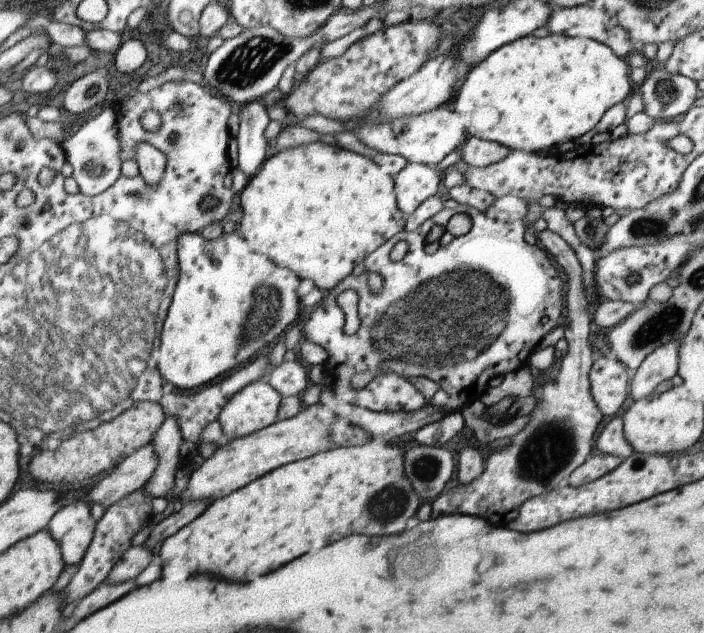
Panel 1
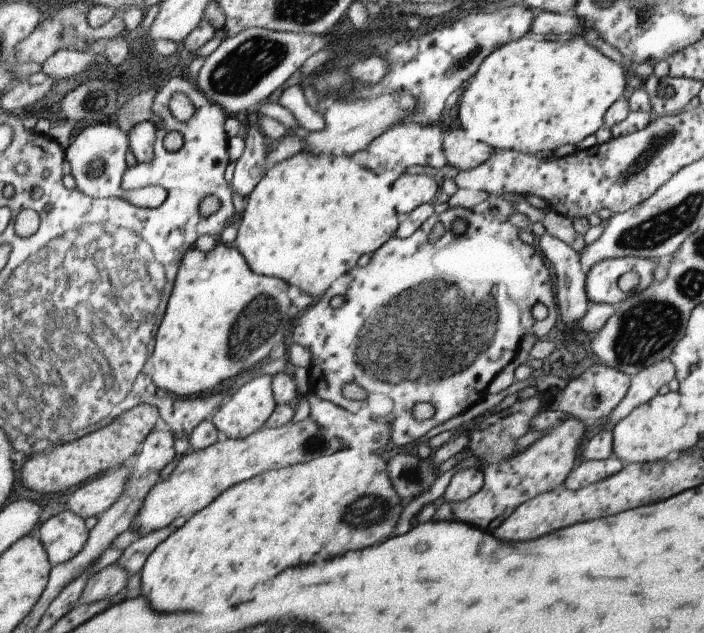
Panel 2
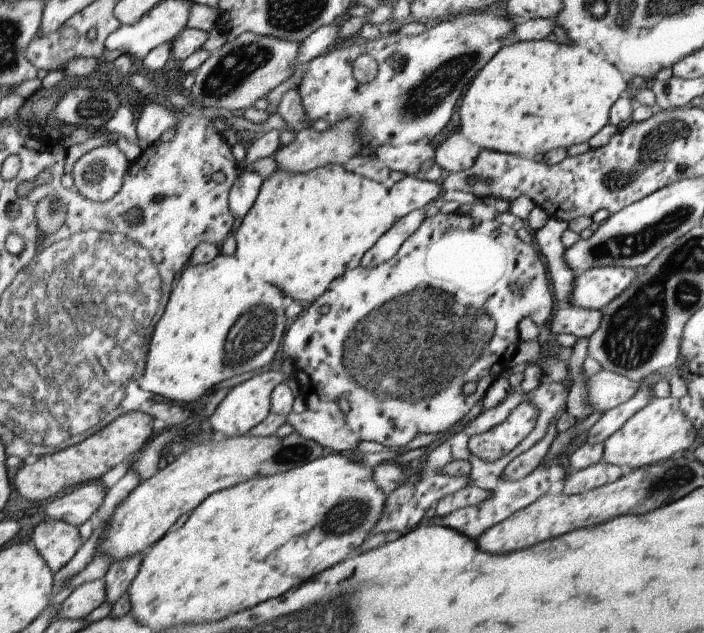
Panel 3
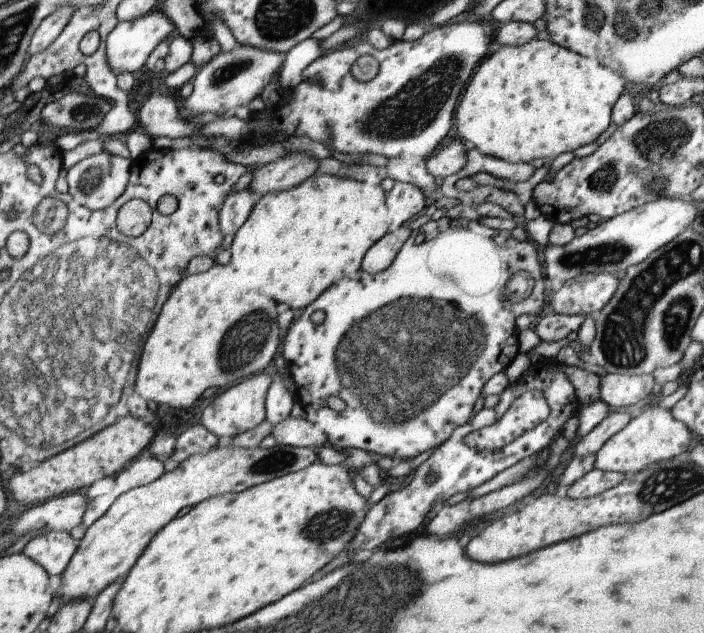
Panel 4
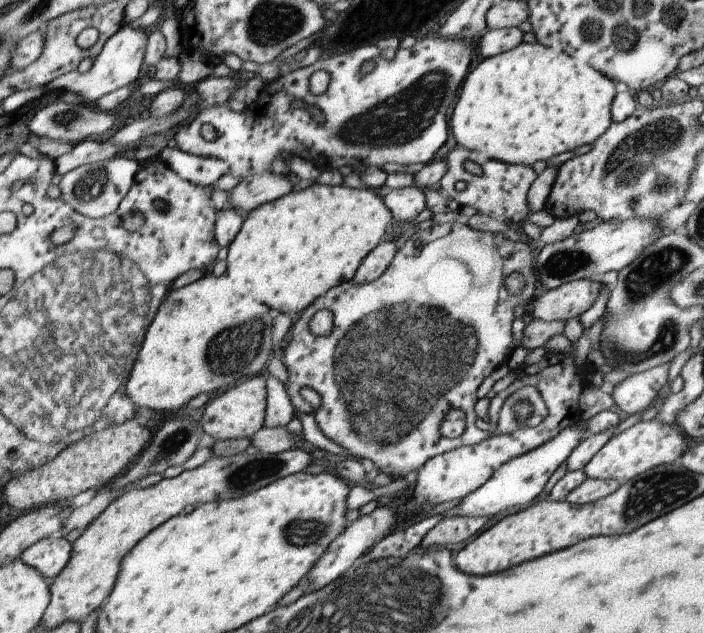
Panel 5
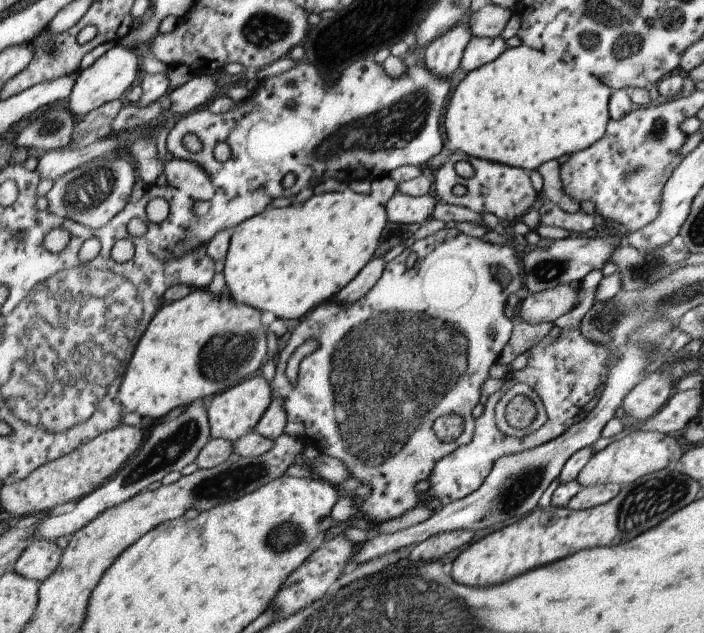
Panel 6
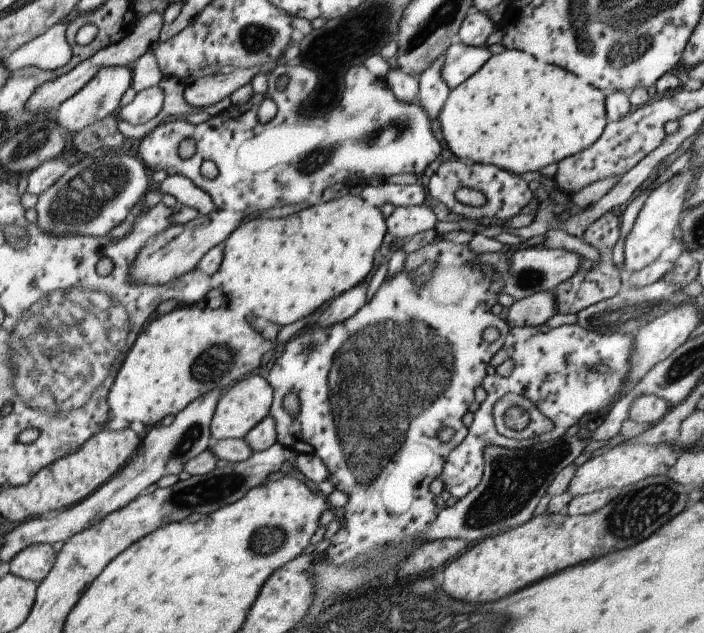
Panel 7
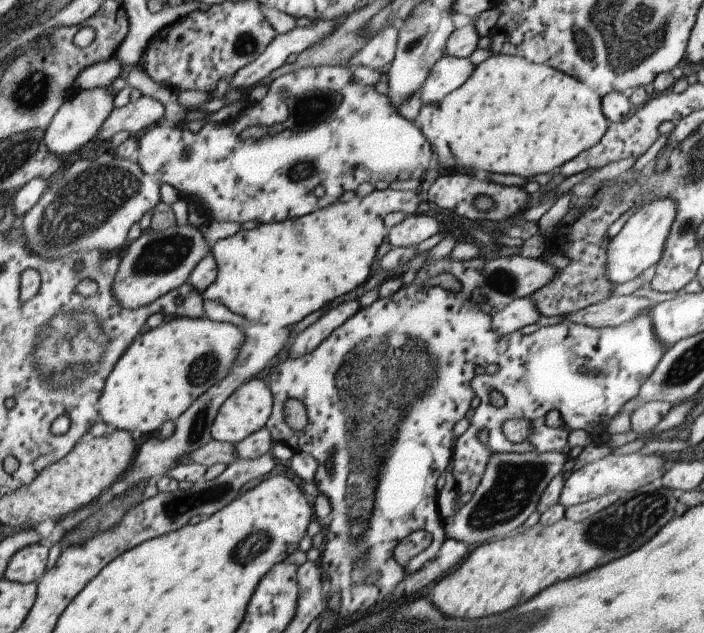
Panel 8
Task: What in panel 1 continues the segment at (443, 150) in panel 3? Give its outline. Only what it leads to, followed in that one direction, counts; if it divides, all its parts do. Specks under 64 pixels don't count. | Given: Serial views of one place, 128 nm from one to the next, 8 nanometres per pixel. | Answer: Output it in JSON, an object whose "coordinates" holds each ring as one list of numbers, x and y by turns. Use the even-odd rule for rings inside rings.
{"coordinates":[[468,136,466,142,459,148,460,157,468,167,487,167,503,161,512,150,478,137]]}

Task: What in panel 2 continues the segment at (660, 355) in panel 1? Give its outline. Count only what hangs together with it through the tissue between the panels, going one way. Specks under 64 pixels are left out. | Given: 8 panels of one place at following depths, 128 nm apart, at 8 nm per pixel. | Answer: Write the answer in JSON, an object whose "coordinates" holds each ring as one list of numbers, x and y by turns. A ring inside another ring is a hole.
{"coordinates":[[663,358,663,360,655,360,655,364,647,365,647,368,643,368,641,372,630,377,630,385,625,396,608,414,609,418,607,418,602,430,612,429,615,423,619,422,621,418,625,418,633,408,651,400,657,395,657,390,663,384,667,384,674,376,673,363,668,358]]}

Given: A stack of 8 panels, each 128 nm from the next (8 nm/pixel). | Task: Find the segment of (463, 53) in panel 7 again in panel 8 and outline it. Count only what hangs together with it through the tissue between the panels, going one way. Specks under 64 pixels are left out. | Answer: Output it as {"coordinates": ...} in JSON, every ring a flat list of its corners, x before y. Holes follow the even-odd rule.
{"coordinates":[[445,55,431,70,420,90,422,104,437,104,461,88,475,72,476,66,467,58]]}

